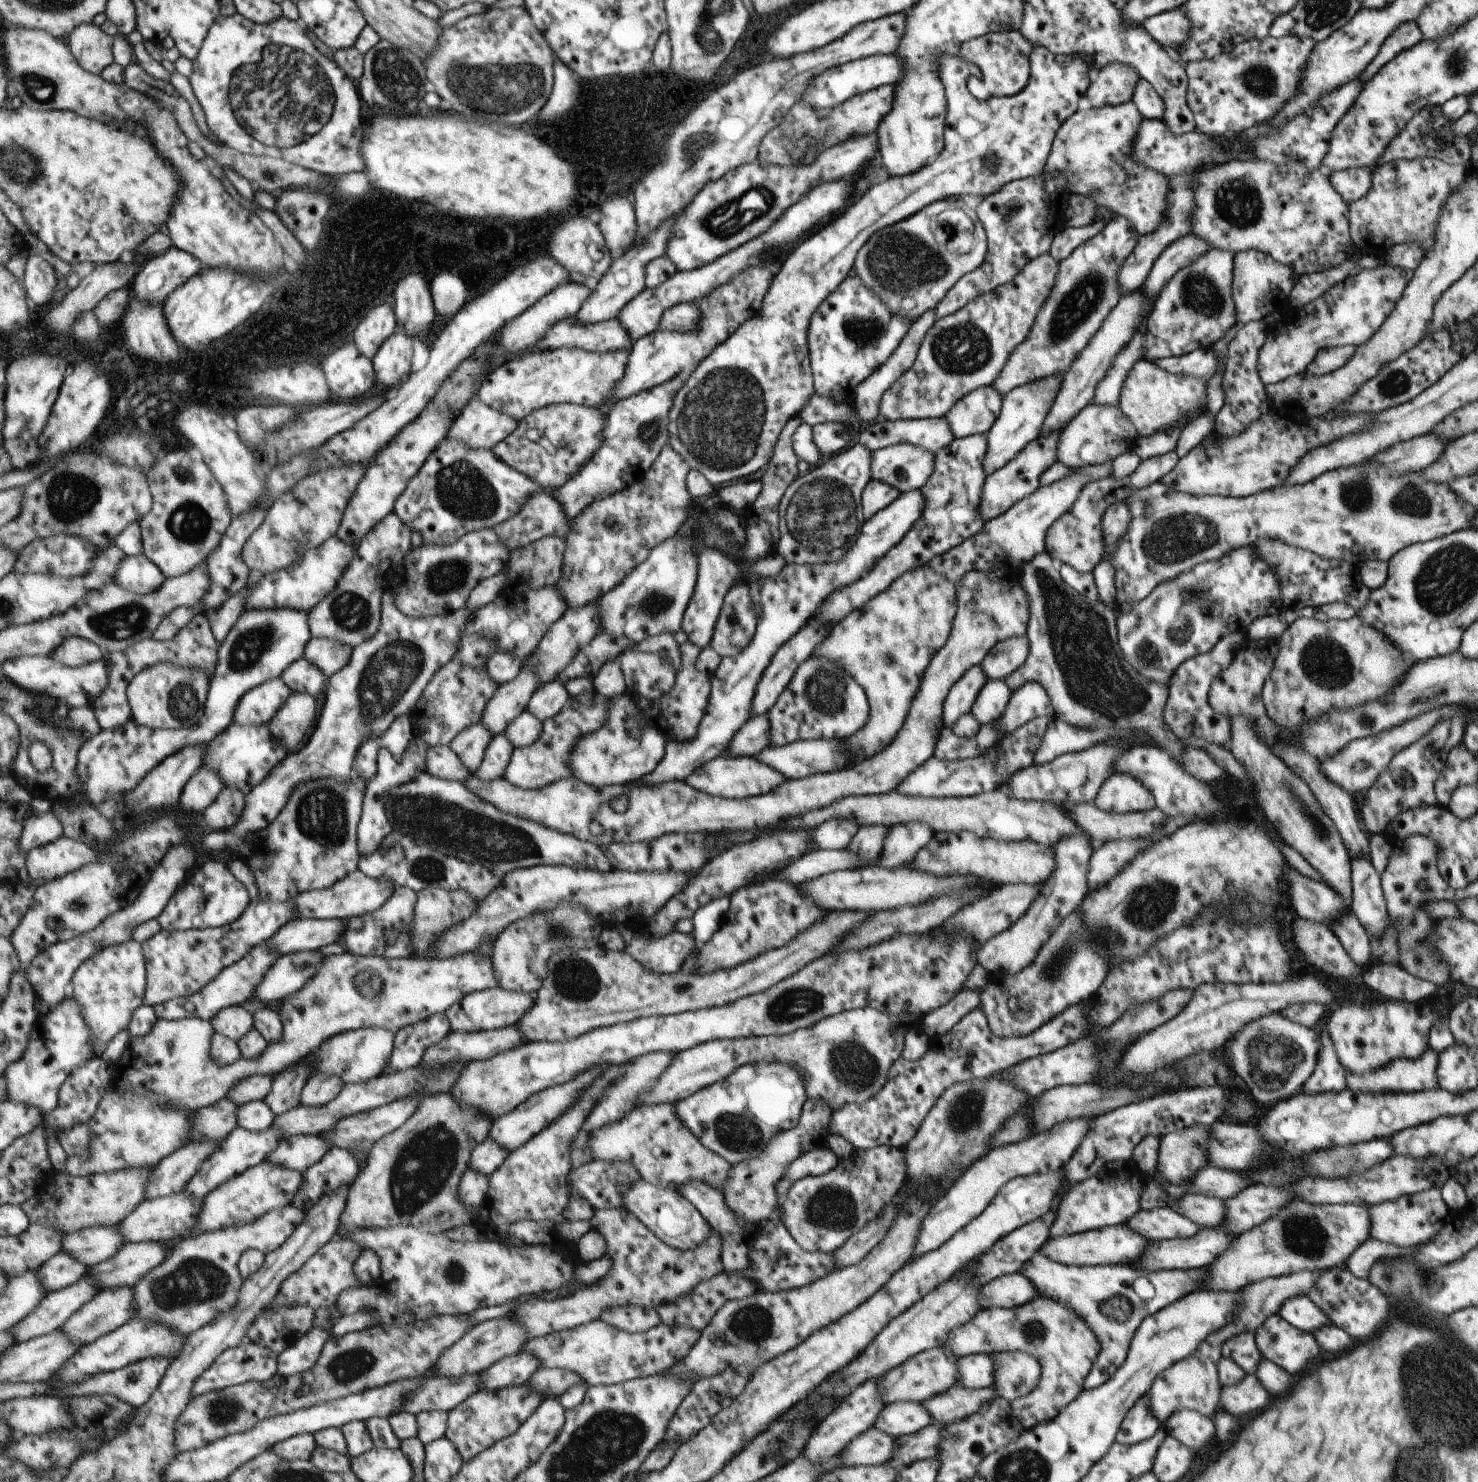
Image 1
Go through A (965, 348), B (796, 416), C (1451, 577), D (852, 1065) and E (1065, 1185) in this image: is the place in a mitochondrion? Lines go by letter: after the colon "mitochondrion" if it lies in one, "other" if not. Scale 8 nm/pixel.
A: mitochondrion
B: other
C: mitochondrion
D: mitochondrion
E: other

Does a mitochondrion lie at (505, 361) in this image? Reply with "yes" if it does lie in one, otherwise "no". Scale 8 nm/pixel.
no

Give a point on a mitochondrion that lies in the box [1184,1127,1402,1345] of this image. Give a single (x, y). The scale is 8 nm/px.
(1302, 1233)

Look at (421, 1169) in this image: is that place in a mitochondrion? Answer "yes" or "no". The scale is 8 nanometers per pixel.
yes

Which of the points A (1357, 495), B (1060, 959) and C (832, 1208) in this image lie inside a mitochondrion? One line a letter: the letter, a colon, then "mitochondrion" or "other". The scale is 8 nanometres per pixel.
A: mitochondrion
B: mitochondrion
C: mitochondrion

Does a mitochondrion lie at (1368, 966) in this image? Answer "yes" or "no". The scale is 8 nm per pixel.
no

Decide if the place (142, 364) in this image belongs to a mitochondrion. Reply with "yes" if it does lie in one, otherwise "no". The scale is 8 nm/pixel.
no

